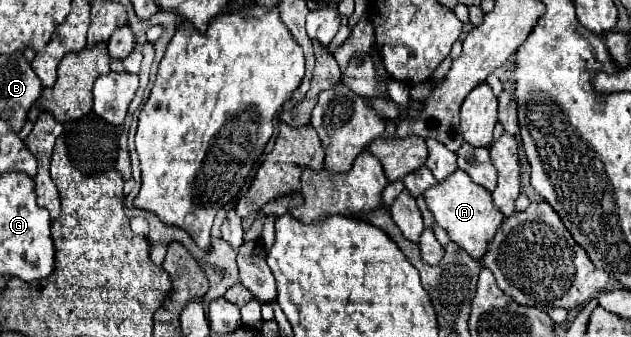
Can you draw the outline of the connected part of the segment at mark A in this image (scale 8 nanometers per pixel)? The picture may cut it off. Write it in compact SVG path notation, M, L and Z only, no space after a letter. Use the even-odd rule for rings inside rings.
M460 169L450 173L444 181L430 187L424 193L424 201L428 205L428 211L434 217L434 223L444 227L446 233L450 235L450 239L456 245L460 245L462 249L466 249L476 259L480 259L486 253L486 247L488 247L490 239L494 237L496 229L504 221L504 215L494 205L492 195L486 189L482 189L480 185L476 185L470 179L470 175L460 171Z

